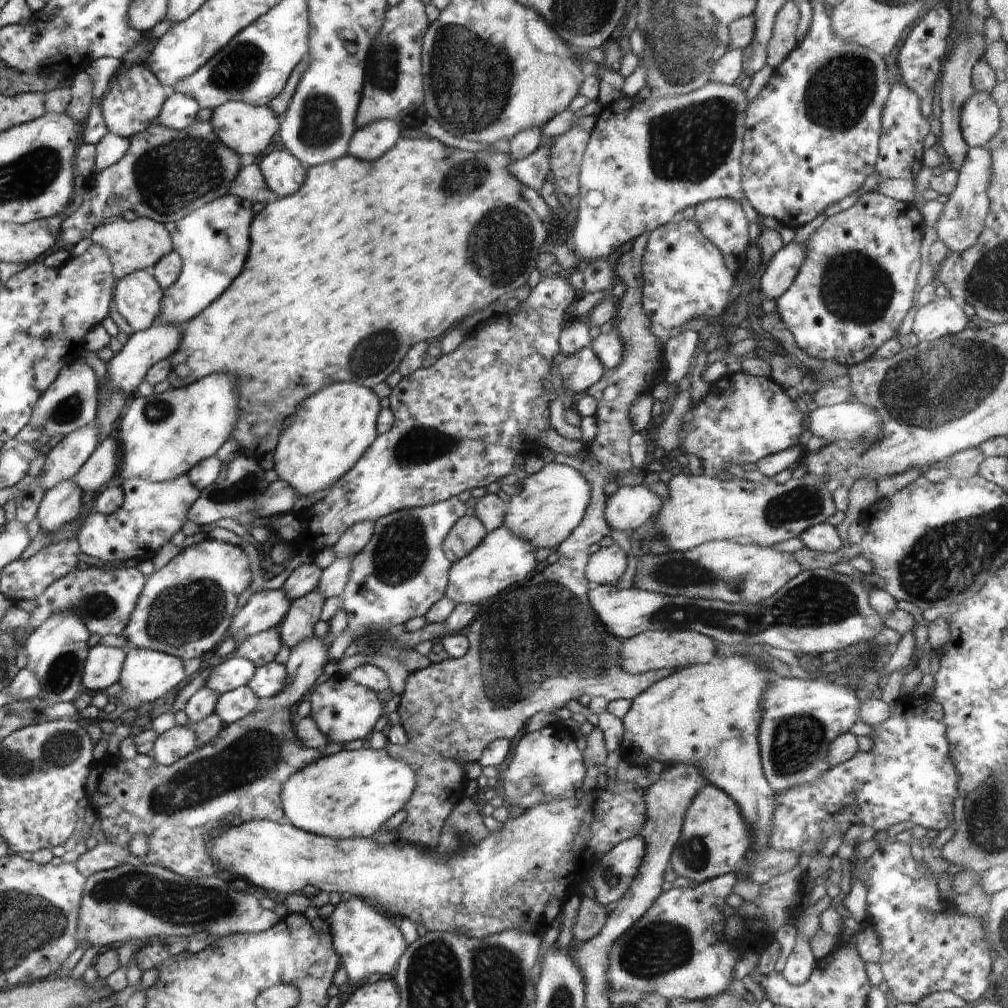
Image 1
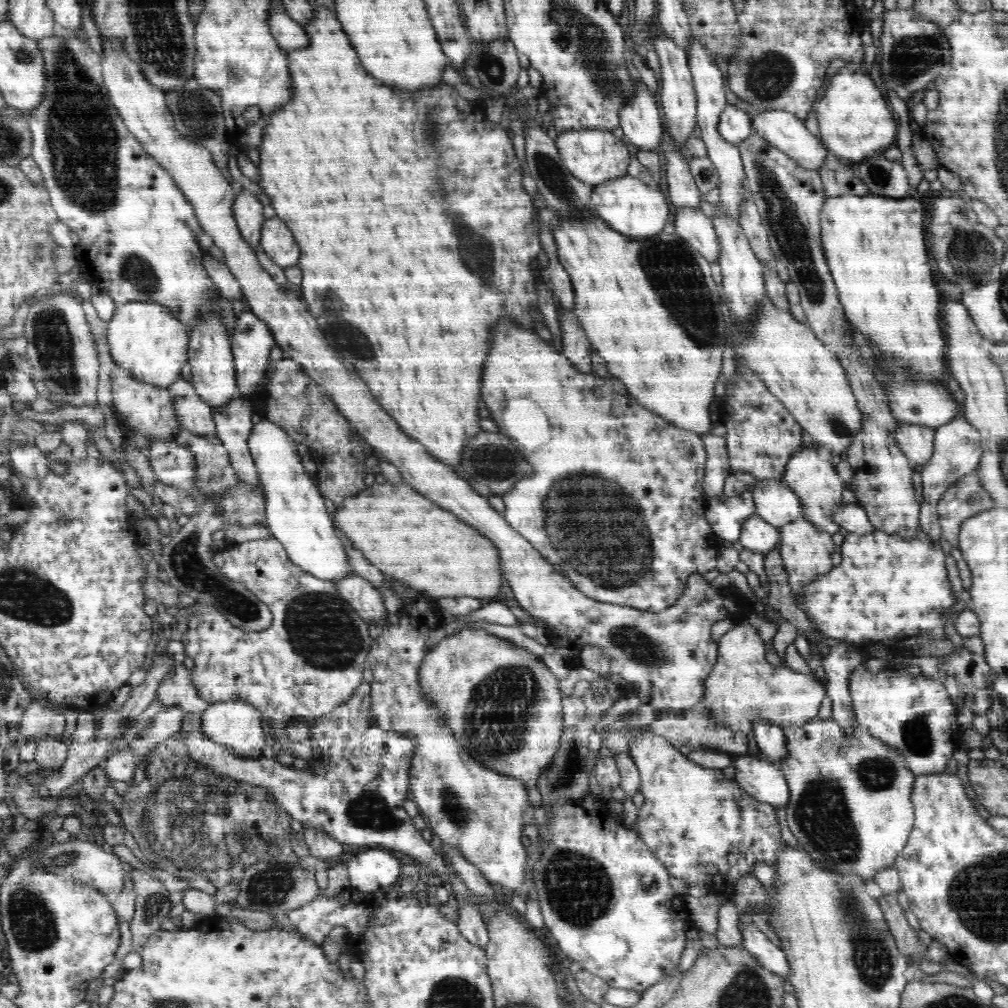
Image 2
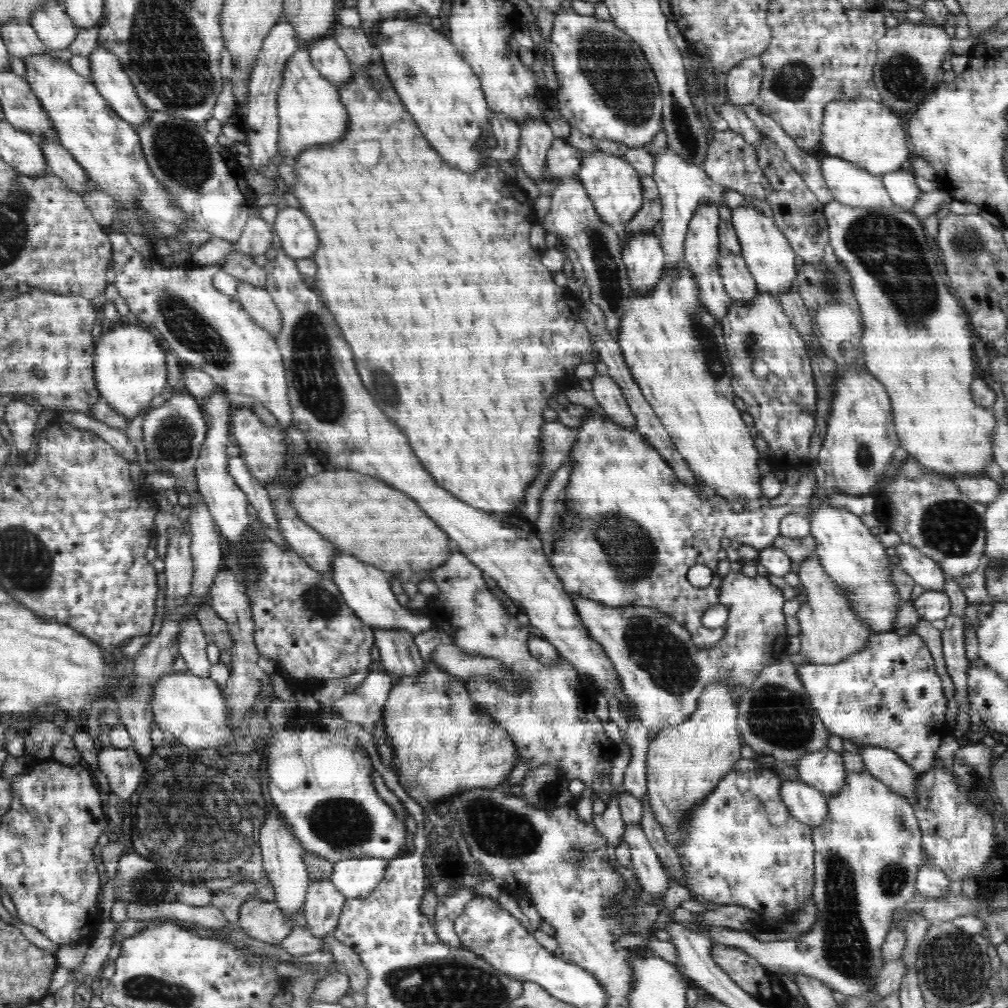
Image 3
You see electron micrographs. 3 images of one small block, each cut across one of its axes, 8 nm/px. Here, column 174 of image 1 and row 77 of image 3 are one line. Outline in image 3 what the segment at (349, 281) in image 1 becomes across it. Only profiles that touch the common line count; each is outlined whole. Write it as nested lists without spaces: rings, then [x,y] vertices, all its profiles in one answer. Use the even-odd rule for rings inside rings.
[[[372,62],[366,68],[352,69],[353,77],[343,84],[344,88],[338,88],[341,100],[348,109],[350,128],[340,142],[305,148],[304,152],[295,157],[293,168],[296,182],[290,190],[285,190],[298,198],[299,209],[312,221],[320,238],[320,246],[312,256],[317,266],[314,284],[322,296],[324,306],[334,315],[337,325],[344,332],[345,341],[352,346],[354,362],[365,389],[384,410],[384,414],[394,420],[396,426],[408,436],[414,454],[432,474],[432,478],[442,488],[450,490],[456,498],[474,508],[486,512],[516,510],[524,502],[526,486],[538,474],[538,438],[541,426],[545,423],[542,412],[547,407],[547,399],[554,393],[560,394],[558,386],[564,380],[574,378],[576,366],[592,362],[593,342],[579,317],[582,301],[579,297],[570,298],[566,288],[554,283],[554,274],[544,266],[541,254],[531,246],[530,229],[537,222],[528,218],[531,211],[528,206],[508,199],[506,183],[510,179],[506,174],[496,166],[484,166],[470,174],[448,166],[439,152],[422,137],[414,118],[393,90],[384,68]]]

